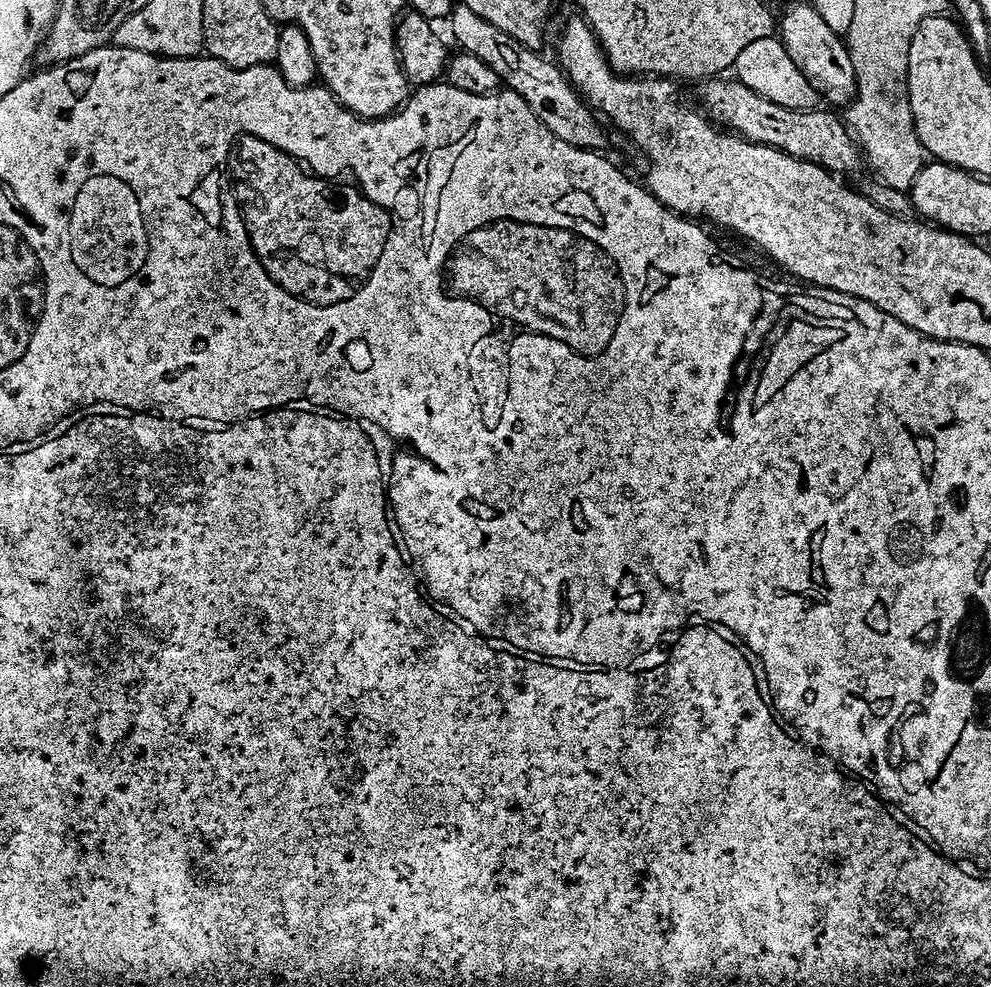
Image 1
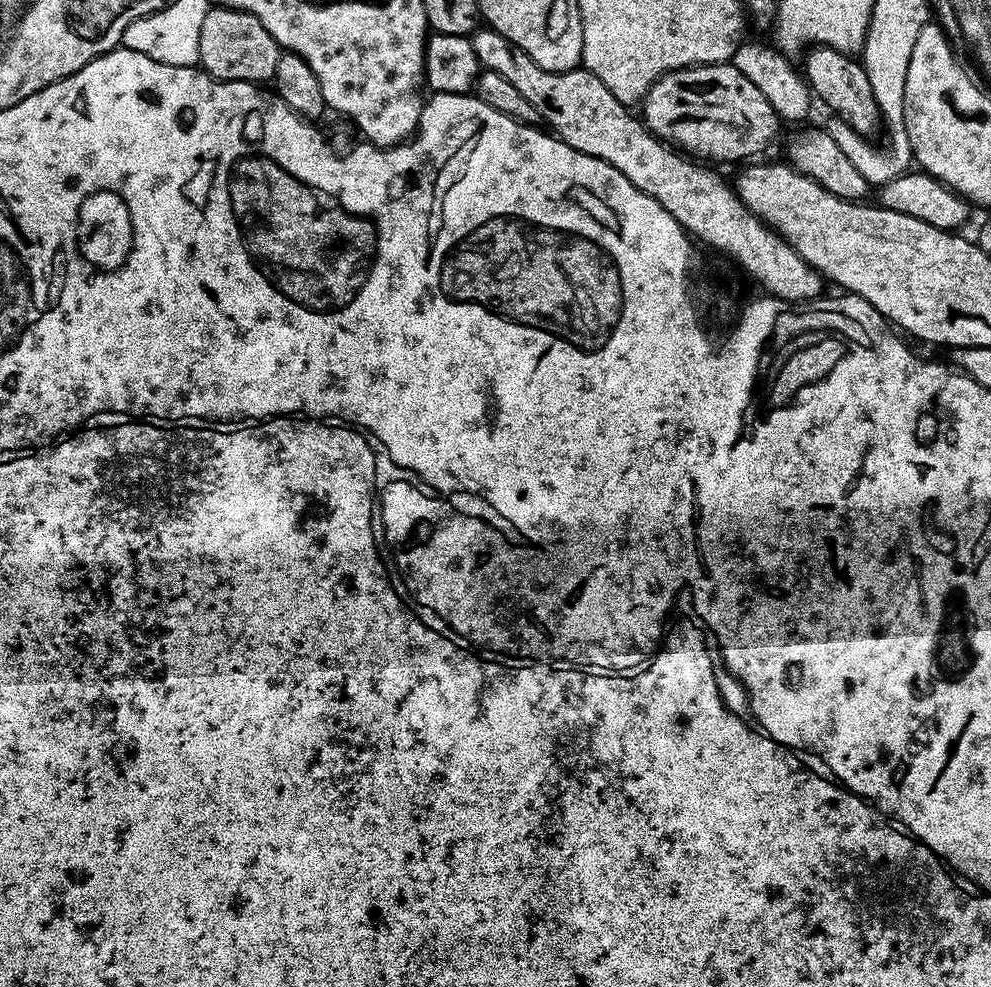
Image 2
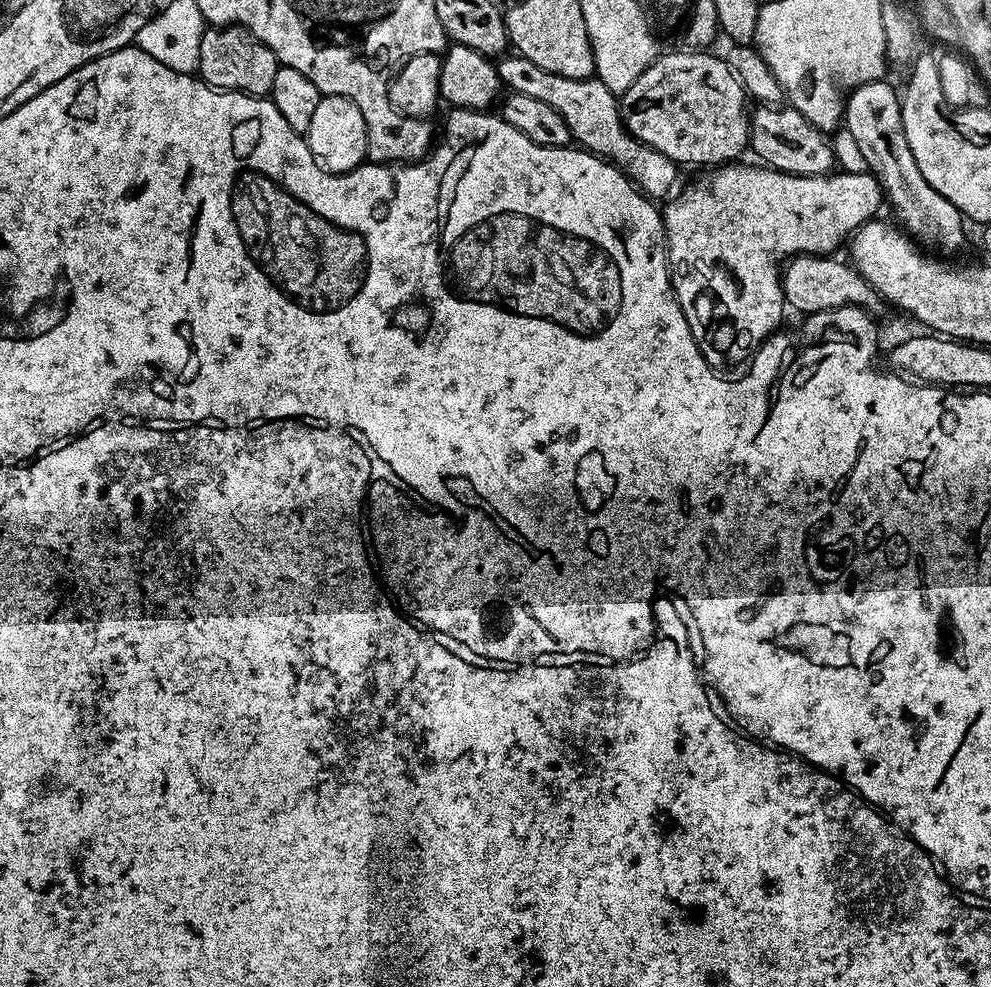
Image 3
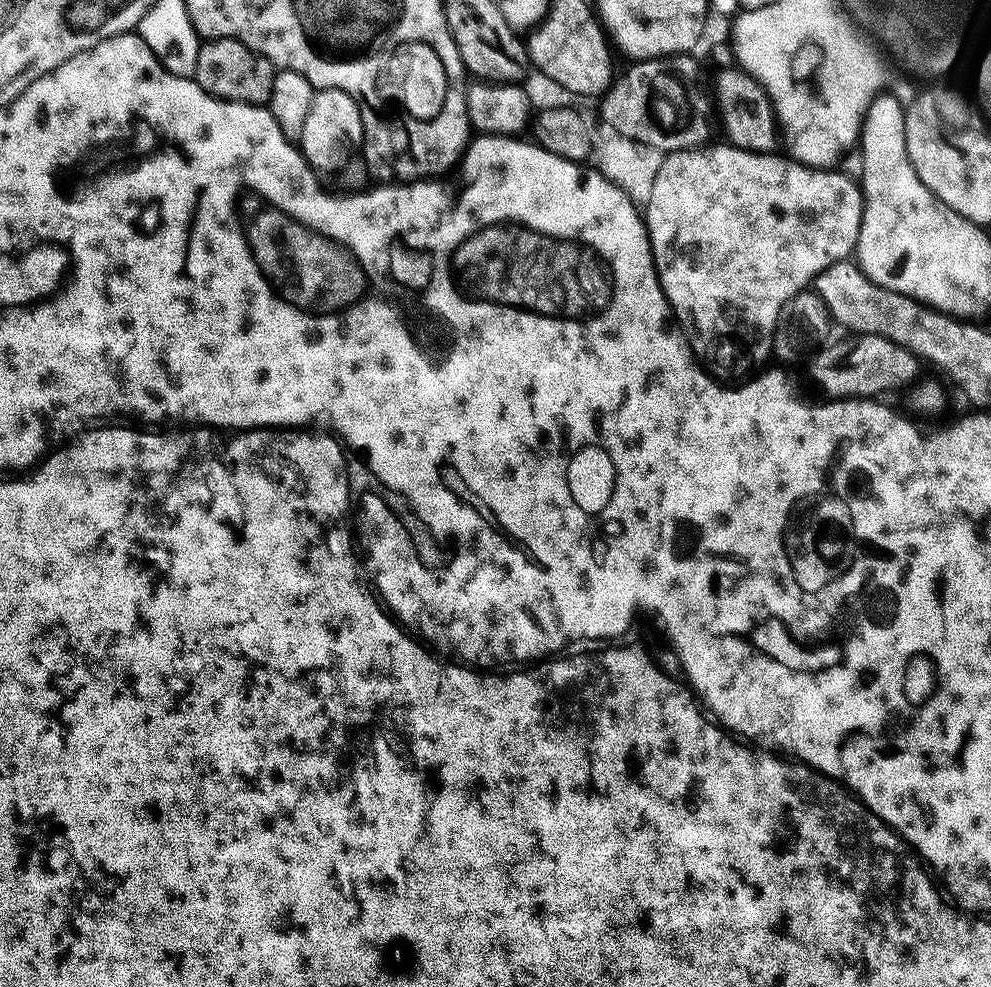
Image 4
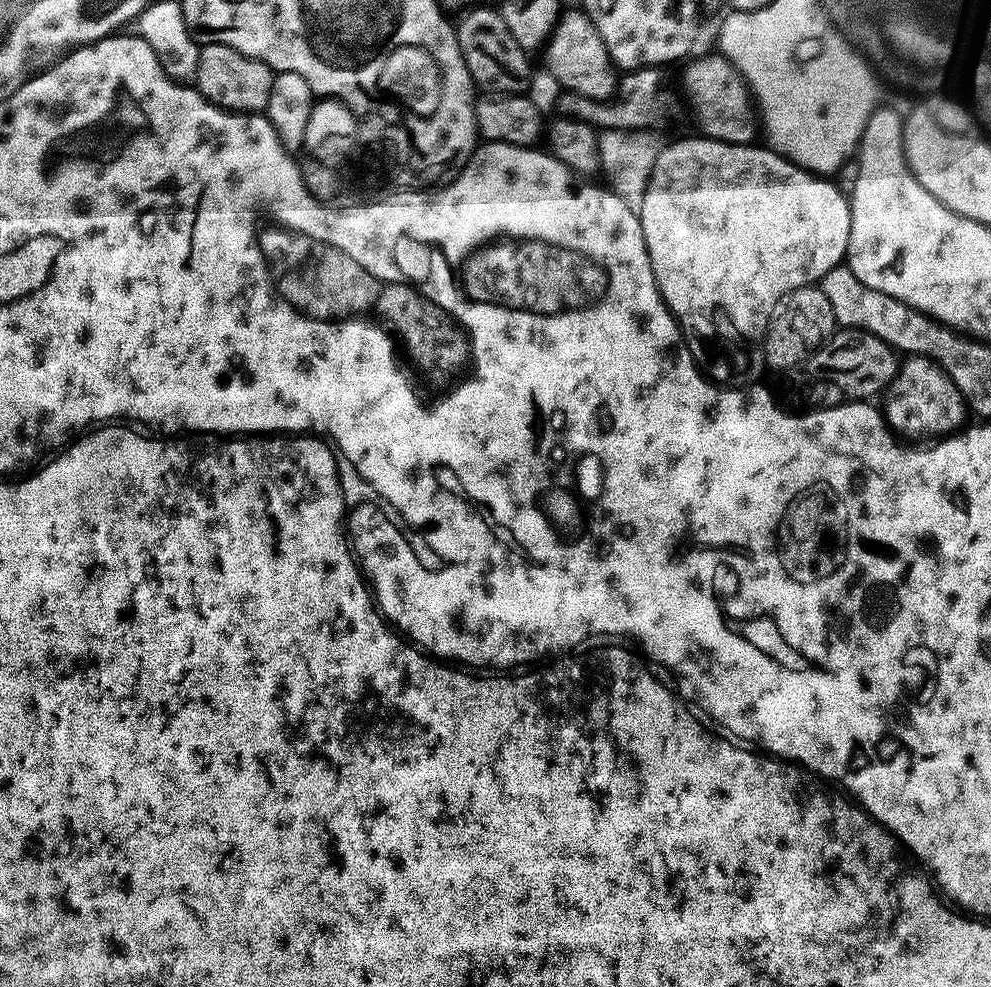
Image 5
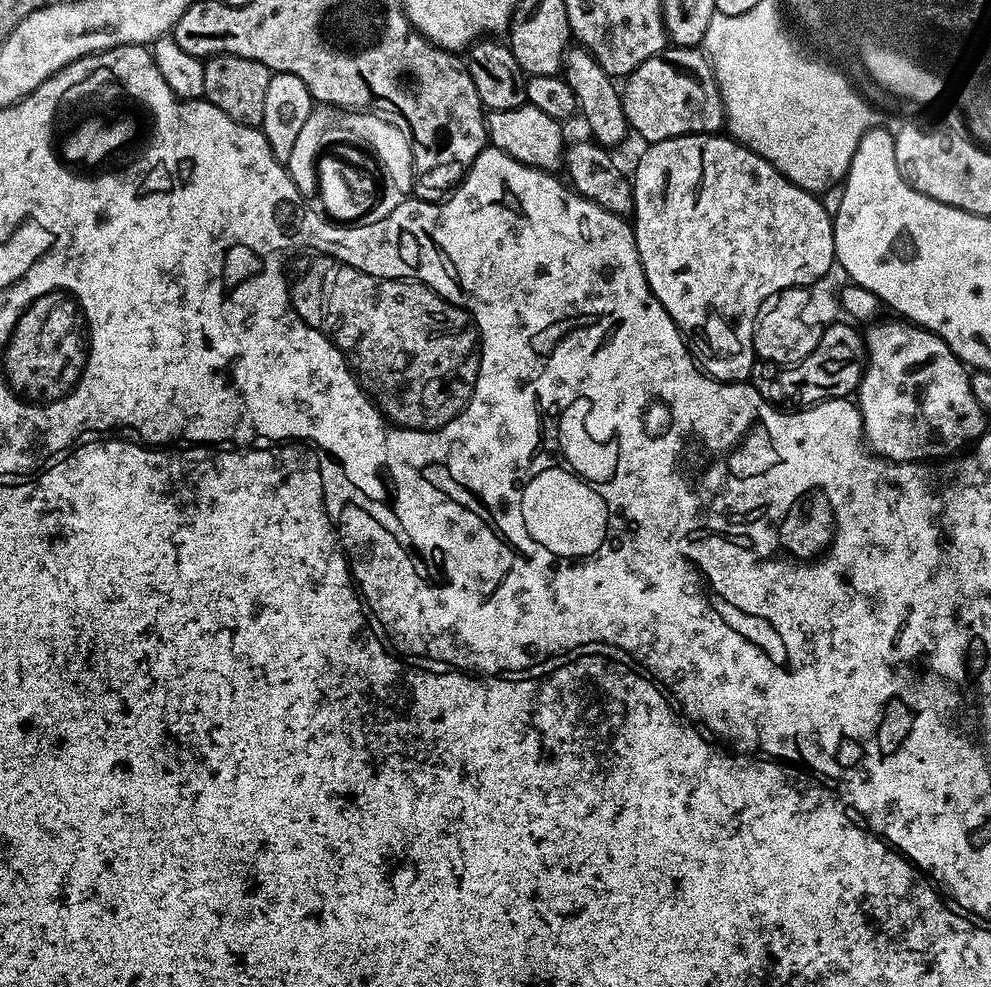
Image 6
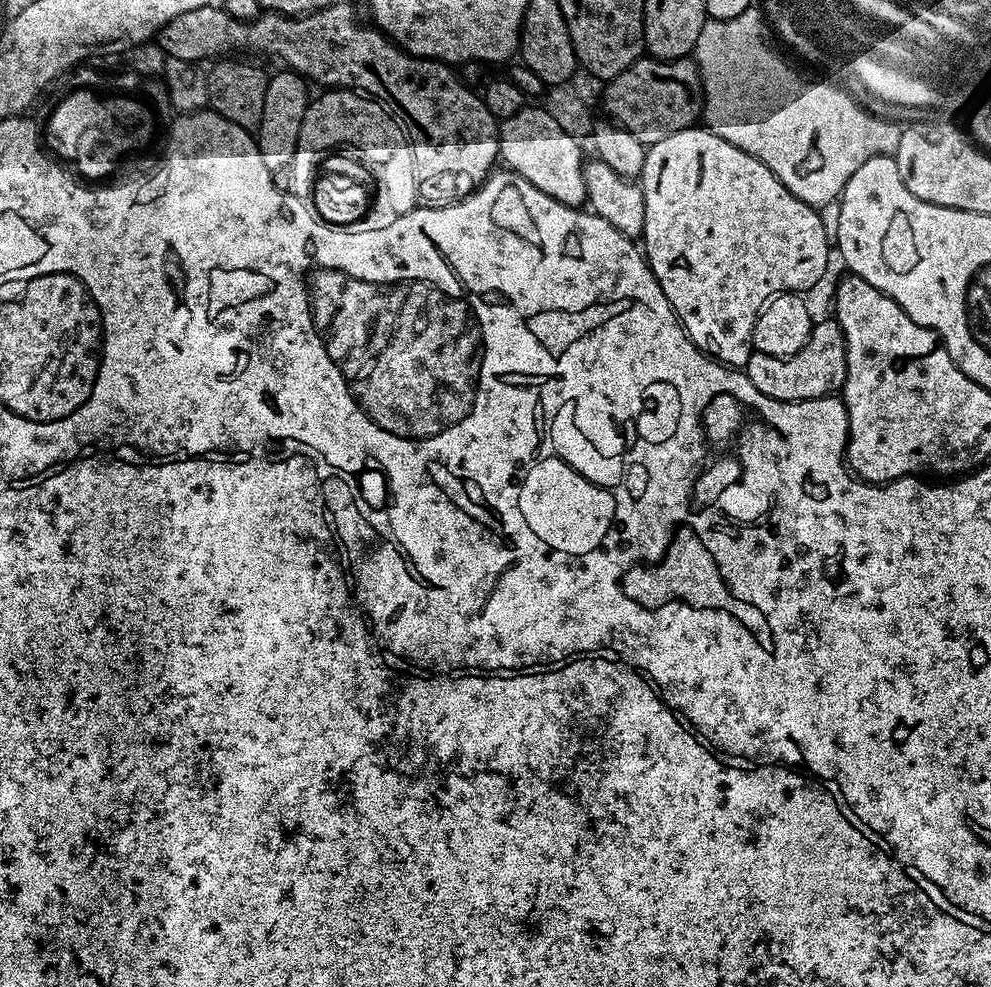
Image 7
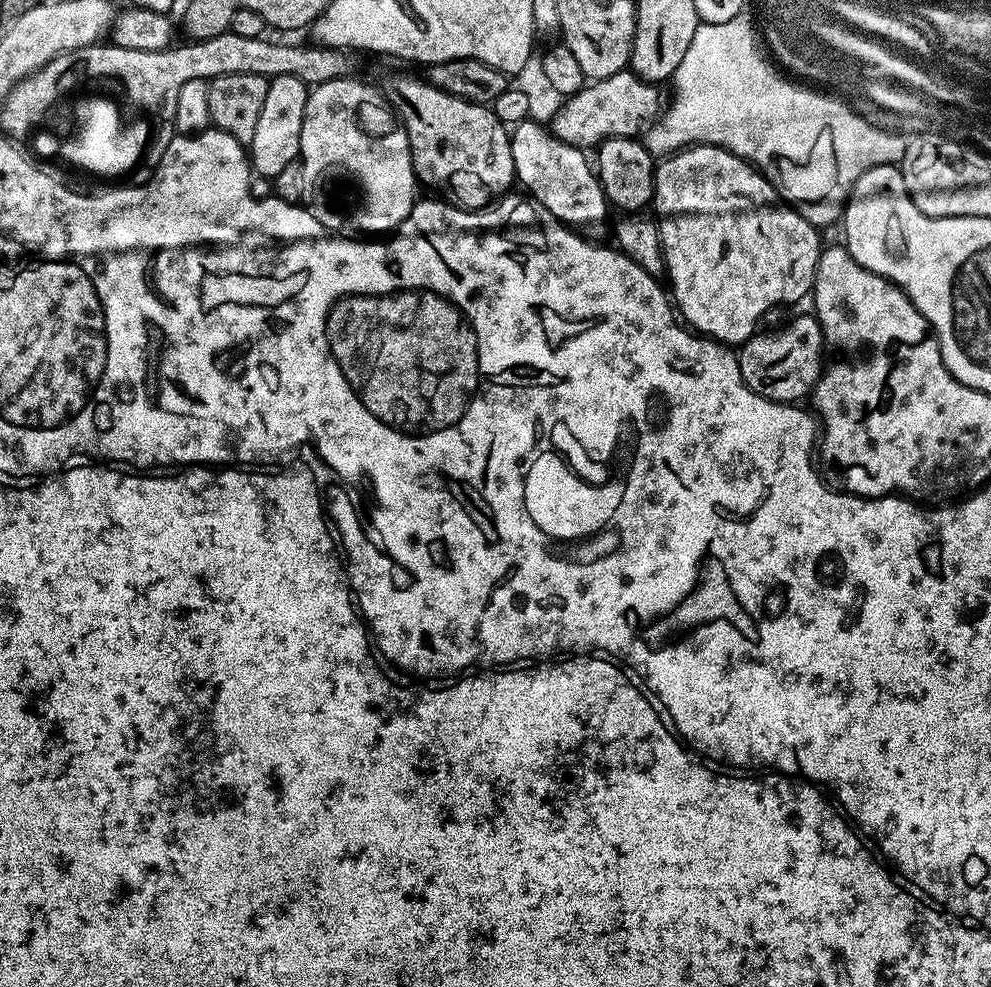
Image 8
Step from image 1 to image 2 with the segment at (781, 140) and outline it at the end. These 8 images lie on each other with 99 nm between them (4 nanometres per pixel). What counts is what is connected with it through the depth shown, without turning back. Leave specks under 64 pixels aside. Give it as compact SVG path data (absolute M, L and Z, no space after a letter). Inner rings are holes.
M731 62L695 64L693 68L679 68L662 74L662 78L658 78L644 95L643 108L644 125L652 135L696 158L709 156L712 160L747 161L749 158L759 157L756 155L779 134L782 127L779 114L774 106L770 106L770 102L766 102L762 90L758 90L758 86L754 86L754 82L750 82L750 78L741 74Z

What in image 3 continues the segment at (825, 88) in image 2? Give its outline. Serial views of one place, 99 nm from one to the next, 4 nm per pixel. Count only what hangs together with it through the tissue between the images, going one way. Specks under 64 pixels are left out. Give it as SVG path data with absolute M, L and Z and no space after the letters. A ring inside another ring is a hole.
M884 78L872 80L869 84L859 84L857 88L851 89L847 93L843 118L846 131L854 134L854 142L858 142L858 150L862 150L862 155L866 158L868 171L875 176L880 187L884 189L887 207L892 207L893 214L905 224L904 228L917 241L925 240L928 244L937 244L944 252L956 252L964 244L965 221L959 210L946 198L942 198L942 194L938 194L938 190L934 190L934 186L930 186L930 182L926 182L926 178L922 178L922 174L914 162L914 154L910 154L910 142L906 142L906 134L902 126L902 110L900 109L901 97L898 95L897 89L895 92L886 81L887 79Z

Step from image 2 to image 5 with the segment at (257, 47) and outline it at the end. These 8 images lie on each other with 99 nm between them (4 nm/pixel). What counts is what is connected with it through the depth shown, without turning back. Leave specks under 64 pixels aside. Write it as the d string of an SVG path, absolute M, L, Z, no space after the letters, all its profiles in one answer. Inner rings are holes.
M205 44L198 54L194 87L211 104L225 112L263 113L270 102L270 90L275 81L276 76L269 64L258 58L250 58L230 46Z

